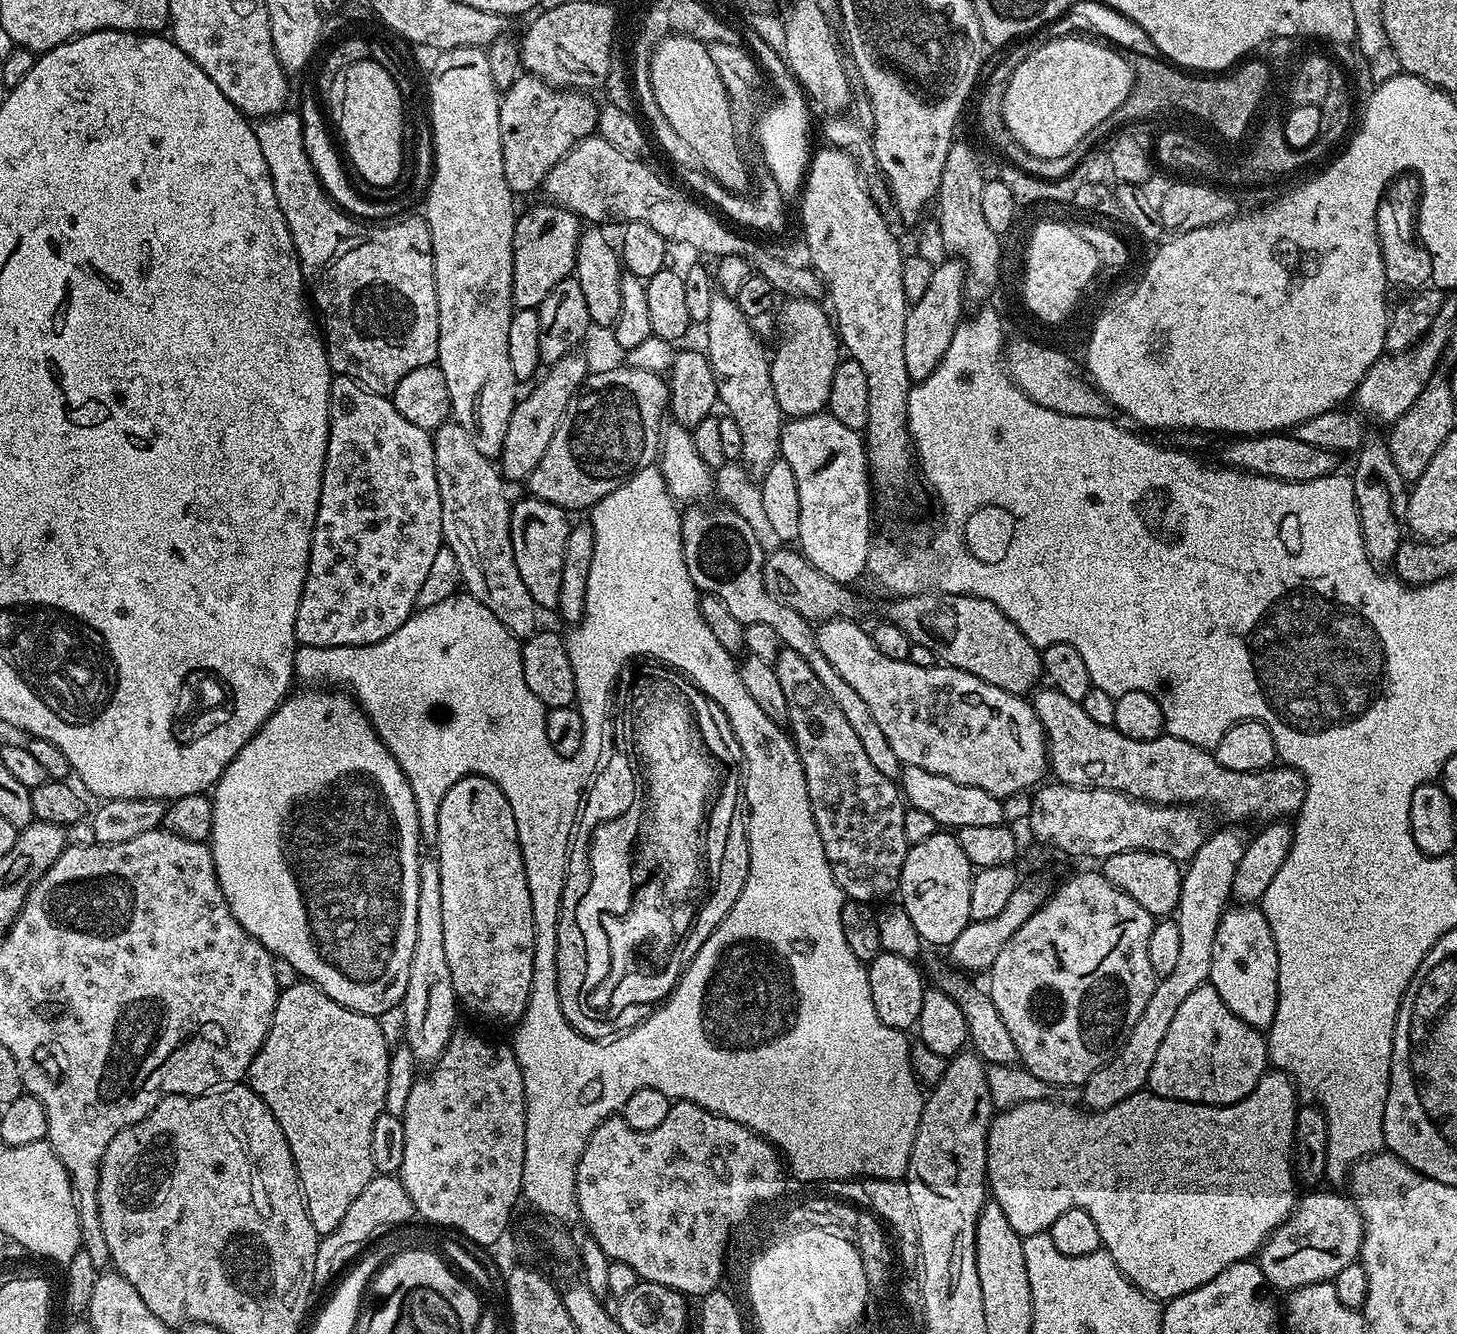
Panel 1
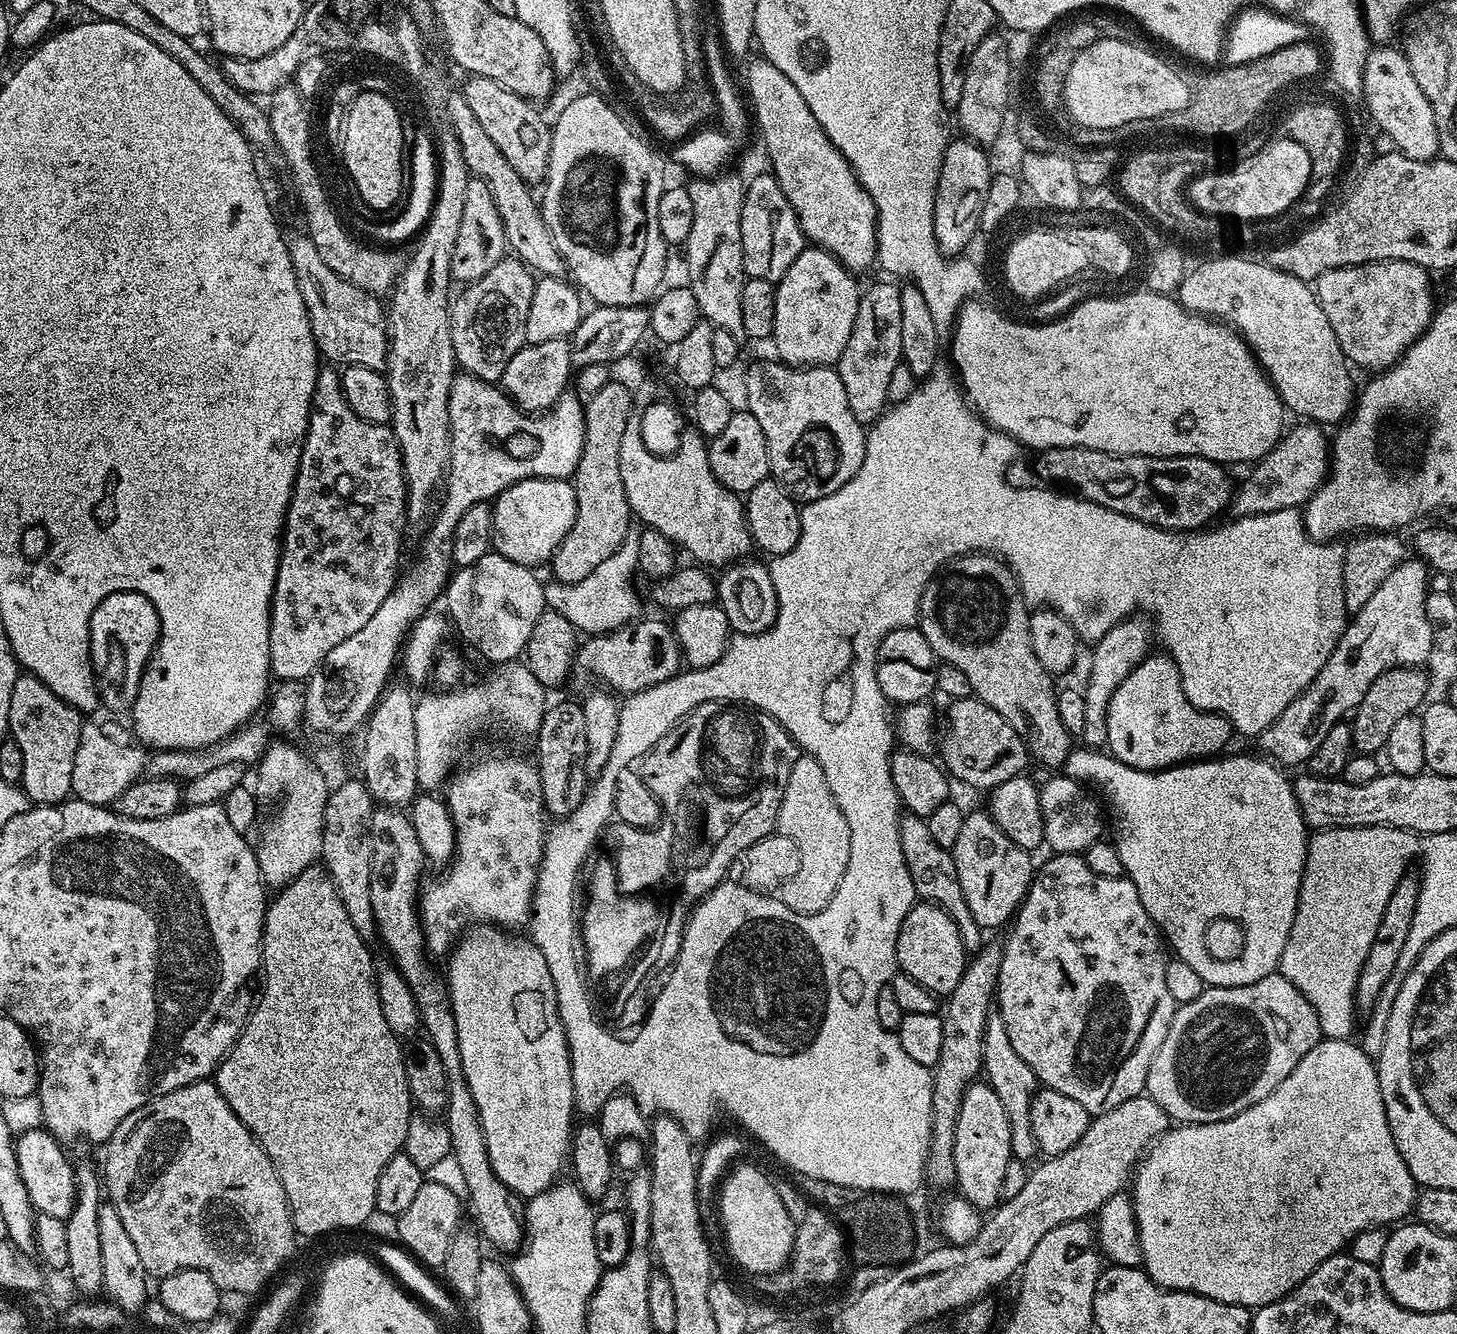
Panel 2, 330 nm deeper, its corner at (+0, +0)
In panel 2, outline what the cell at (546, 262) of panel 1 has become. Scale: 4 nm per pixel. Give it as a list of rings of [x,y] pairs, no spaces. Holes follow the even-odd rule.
[[[515,258],[499,260],[482,278],[467,285],[460,297],[453,299],[450,304],[450,342],[454,346],[457,365],[467,375],[477,376],[480,380],[489,382],[499,381],[500,375],[506,370],[506,362],[518,354],[518,350],[526,343],[526,314],[530,314],[530,298],[534,298],[534,286],[537,277],[527,264]]]

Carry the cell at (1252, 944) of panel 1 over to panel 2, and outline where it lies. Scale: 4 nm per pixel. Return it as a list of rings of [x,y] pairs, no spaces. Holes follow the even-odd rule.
[[[1087,746],[1073,747],[1062,765],[1063,775],[1079,781],[1081,785],[1091,785],[1093,789],[1104,795],[1107,815],[1112,815],[1116,823],[1116,837],[1114,843],[1118,850],[1118,858],[1122,858],[1124,876],[1131,880],[1138,890],[1138,898],[1142,898],[1142,906],[1146,906],[1146,914],[1150,914],[1152,921],[1160,930],[1160,935],[1166,941],[1167,947],[1173,948],[1175,959],[1186,962],[1195,970],[1205,985],[1213,988],[1233,988],[1246,986],[1250,982],[1258,982],[1258,978],[1273,975],[1279,969],[1282,950],[1286,950],[1288,935],[1294,922],[1294,914],[1300,897],[1300,883],[1306,866],[1310,829],[1304,823],[1302,810],[1294,798],[1292,780],[1284,777],[1285,769],[1277,766],[1263,755],[1256,756],[1228,756],[1220,754],[1215,758],[1194,760],[1176,764],[1158,772],[1147,772],[1141,768],[1131,768],[1117,756],[1104,750],[1093,750]]]

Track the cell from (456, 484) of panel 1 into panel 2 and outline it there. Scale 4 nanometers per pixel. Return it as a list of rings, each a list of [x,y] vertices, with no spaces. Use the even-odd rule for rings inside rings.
[[[289,235],[287,242],[294,276],[298,278],[298,290],[302,290],[302,302],[306,302],[317,353],[336,366],[357,364],[383,373],[388,363],[388,322],[385,305],[381,301],[379,304],[376,301],[379,299],[373,293],[362,290],[346,278],[334,274],[334,270],[330,270],[330,266],[322,262],[322,254],[318,254],[308,235]]]

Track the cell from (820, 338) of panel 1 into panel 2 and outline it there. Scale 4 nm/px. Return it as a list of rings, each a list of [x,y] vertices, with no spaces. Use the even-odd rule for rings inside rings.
[[[806,246],[790,270],[776,284],[776,305],[774,306],[774,330],[771,343],[776,343],[775,359],[794,368],[809,366],[832,366],[840,359],[842,350],[846,350],[846,341],[850,339],[850,330],[854,330],[854,318],[858,314],[861,285],[856,285],[857,277],[845,268],[843,262],[834,258],[825,248]]]

